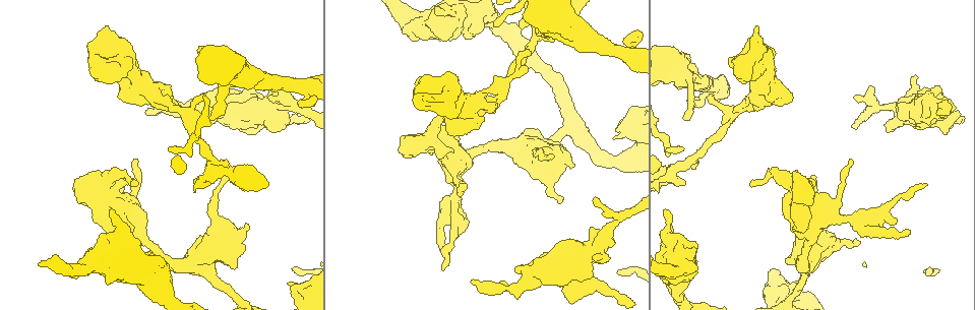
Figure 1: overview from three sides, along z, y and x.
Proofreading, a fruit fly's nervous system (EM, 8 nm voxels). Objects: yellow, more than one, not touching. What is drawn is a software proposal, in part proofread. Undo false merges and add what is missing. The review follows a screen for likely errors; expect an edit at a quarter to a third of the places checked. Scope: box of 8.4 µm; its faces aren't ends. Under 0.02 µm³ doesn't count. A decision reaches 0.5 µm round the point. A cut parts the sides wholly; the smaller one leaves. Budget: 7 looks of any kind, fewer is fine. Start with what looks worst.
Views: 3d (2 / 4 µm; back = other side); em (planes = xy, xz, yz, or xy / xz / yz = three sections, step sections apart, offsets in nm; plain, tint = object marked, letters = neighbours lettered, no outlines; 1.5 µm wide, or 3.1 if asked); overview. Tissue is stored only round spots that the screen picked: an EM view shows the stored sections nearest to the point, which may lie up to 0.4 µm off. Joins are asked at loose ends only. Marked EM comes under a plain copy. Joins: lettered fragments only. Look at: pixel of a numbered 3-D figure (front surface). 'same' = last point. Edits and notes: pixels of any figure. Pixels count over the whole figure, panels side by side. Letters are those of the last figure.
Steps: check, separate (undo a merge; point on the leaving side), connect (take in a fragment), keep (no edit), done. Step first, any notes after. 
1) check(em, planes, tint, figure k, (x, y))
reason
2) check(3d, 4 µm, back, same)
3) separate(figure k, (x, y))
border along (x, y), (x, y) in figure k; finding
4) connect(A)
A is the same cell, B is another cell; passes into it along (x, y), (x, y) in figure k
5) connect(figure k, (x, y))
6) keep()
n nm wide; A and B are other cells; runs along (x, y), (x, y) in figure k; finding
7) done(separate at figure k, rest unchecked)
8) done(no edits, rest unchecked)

check(em, planes, letters, figure 1, (530, 54))
thin end

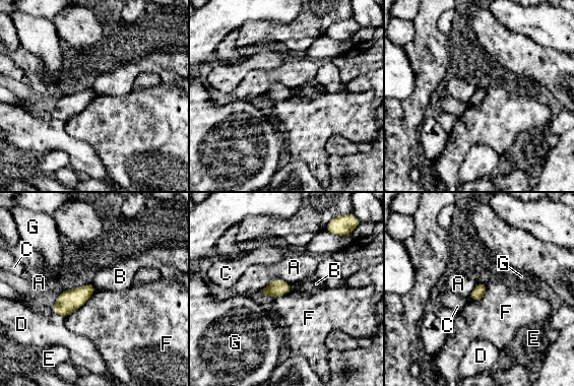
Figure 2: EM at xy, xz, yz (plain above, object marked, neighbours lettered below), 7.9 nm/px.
keep()
F touches over 340 nm; A, B, C, D, E, F and G are other cells; border along (96, 290), (81, 306), (65, 318) in figure 2; no lettered fragment goes on from it

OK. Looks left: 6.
check(em, 3.1 µm, yz, step 8, tint, figure 1, (594, 257))
an open end

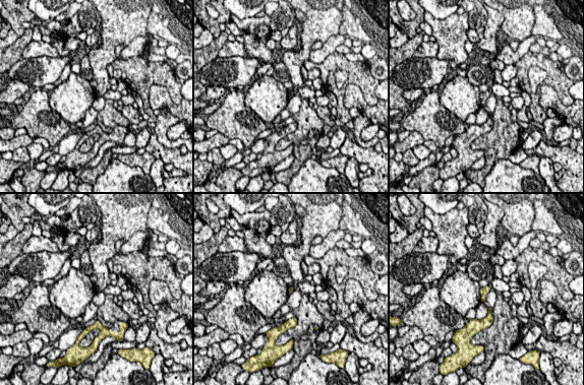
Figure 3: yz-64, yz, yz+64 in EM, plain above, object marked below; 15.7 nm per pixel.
check(em, 3.1 µm, planes, letters, same)

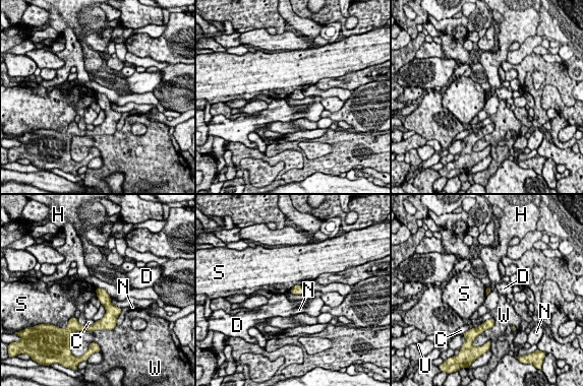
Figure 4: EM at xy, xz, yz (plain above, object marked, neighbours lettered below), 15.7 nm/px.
keep()
C, D, H, N, S, U and W are other cells; border along (301, 284), (295, 284), (289, 291) in figure 4; no lettered fragment goes on from it

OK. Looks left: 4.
check(em, xy, step 8, letters, figure 1, (473, 280))
free end

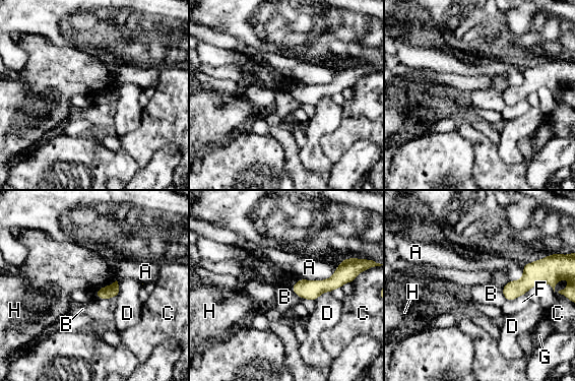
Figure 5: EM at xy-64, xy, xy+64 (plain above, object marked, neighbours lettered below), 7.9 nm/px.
check(em, planes, letters, same)

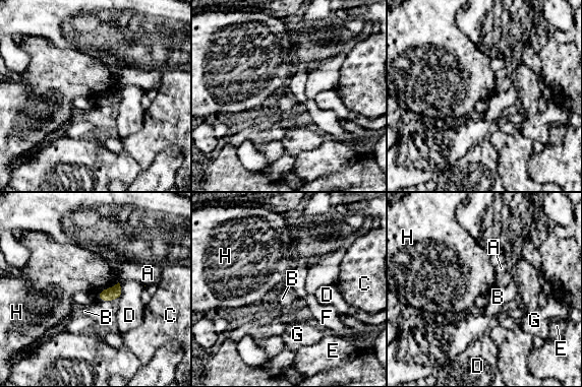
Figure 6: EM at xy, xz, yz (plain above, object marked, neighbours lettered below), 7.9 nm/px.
keep()
A, B, C, D, E, F, G and H are other cells; border along (118, 282), (103, 288), (97, 295) in figure 6; none of them fits

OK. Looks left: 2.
done(no edits, rest unchecked)

